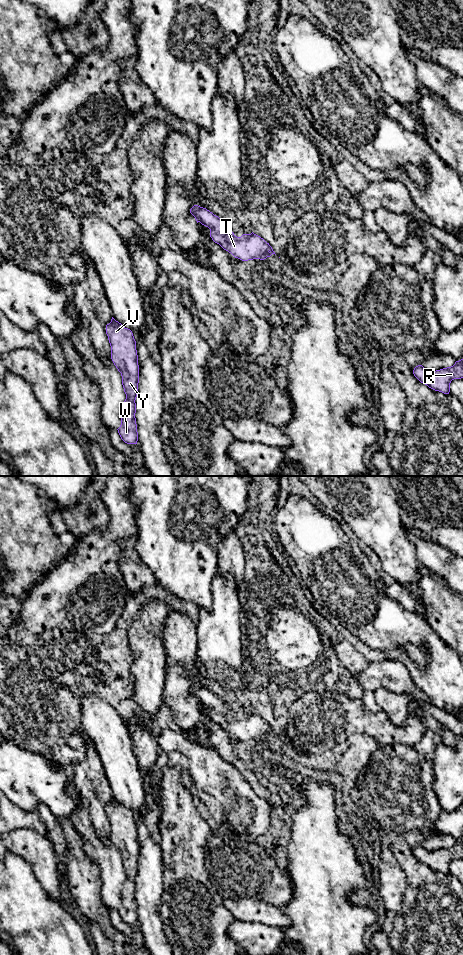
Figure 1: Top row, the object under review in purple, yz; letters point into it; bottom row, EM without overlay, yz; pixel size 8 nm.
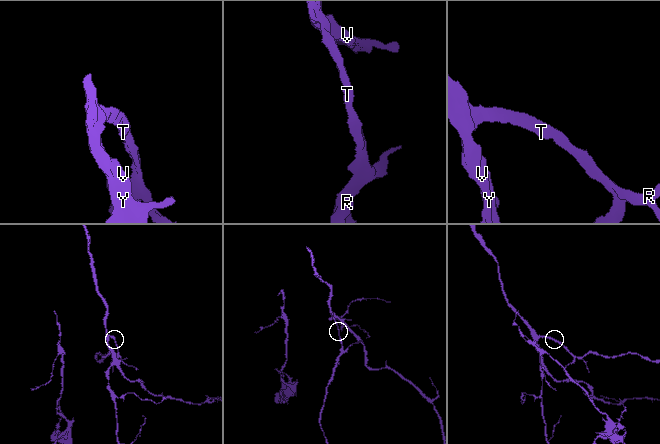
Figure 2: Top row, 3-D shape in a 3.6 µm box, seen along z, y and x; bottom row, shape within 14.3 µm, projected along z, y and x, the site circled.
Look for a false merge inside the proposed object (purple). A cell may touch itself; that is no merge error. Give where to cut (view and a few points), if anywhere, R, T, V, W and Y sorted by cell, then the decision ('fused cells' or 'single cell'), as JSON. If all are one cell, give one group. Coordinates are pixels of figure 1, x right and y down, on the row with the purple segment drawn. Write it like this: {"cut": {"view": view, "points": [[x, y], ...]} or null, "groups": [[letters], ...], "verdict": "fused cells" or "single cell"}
{"cut": null, "groups": [["R", "T", "V", "W", "Y"]], "verdict": "single cell"}

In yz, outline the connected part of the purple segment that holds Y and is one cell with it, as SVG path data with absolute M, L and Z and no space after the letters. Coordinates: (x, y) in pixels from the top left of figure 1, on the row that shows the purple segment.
M113 317L106 325L106 334L111 346L111 359L121 373L126 399L122 407L121 425L117 429L127 444L137 444L136 397L139 383L139 365L136 341L130 329Z

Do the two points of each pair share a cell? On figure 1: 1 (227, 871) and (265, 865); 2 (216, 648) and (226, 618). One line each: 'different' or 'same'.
1: same
2: same

